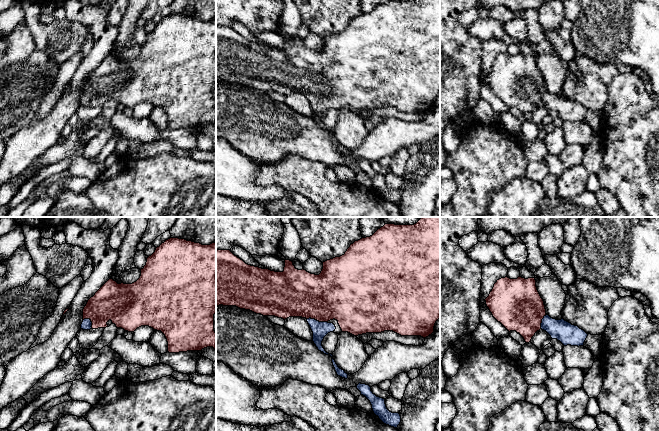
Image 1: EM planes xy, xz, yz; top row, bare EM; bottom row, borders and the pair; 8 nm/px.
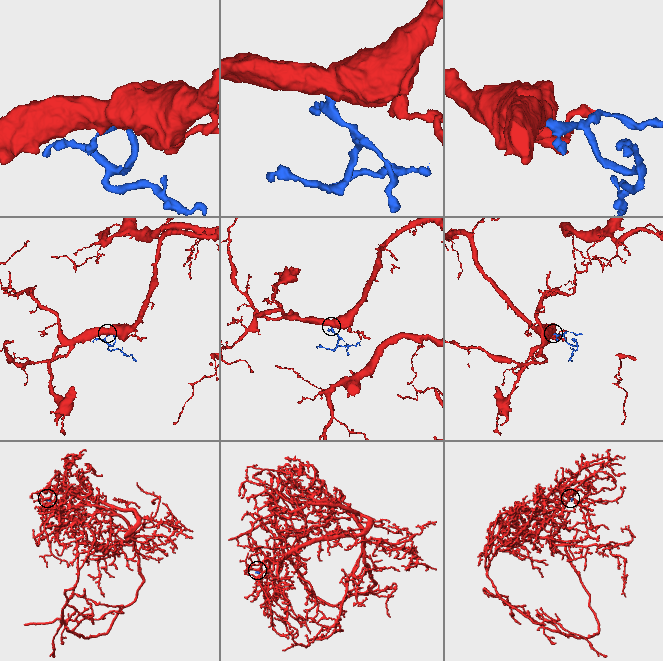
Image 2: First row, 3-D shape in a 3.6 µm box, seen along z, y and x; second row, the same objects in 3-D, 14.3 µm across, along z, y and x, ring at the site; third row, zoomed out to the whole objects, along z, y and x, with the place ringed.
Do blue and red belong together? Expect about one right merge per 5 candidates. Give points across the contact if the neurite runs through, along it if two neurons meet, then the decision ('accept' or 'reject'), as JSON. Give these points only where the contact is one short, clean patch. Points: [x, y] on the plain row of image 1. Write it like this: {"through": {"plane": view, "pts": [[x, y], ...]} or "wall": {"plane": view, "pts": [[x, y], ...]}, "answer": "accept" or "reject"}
{"through": {"plane": "xz", "pts": [[320, 105], [316, 96], [318, 85], [333, 70]]}, "answer": "accept"}

